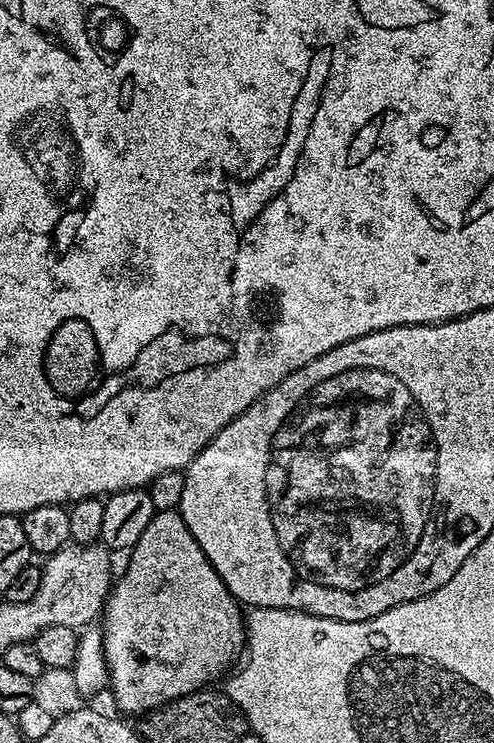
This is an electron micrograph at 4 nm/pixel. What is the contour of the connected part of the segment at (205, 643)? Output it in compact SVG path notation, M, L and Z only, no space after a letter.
M157 511L156 517L150 522L150 526L146 526L146 531L143 532L142 538L138 538L138 542L127 553L127 556L128 565L125 566L124 573L121 576L119 573L115 577L112 591L108 594L108 601L105 602L102 613L102 621L104 620L104 624L102 623L104 660L108 664L108 684L114 694L114 698L117 700L119 711L125 717L133 718L132 716L134 716L134 718L140 718L145 713L152 712L163 704L174 702L176 699L190 695L192 692L207 689L211 685L208 684L211 680L218 679L217 681L219 681L241 659L242 653L245 651L246 616L236 597L230 594L230 590L222 582L218 570L214 570L214 566L206 558L202 546L198 546L194 534L190 534L190 530L180 516L179 511Z

